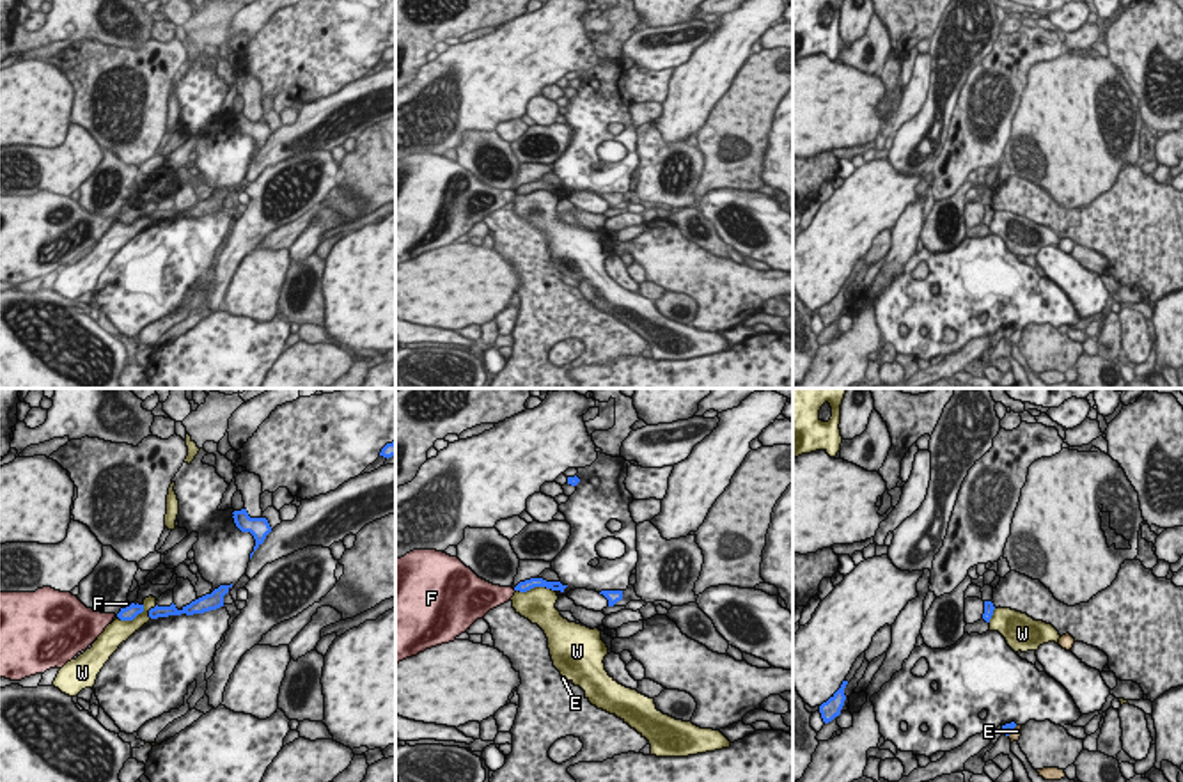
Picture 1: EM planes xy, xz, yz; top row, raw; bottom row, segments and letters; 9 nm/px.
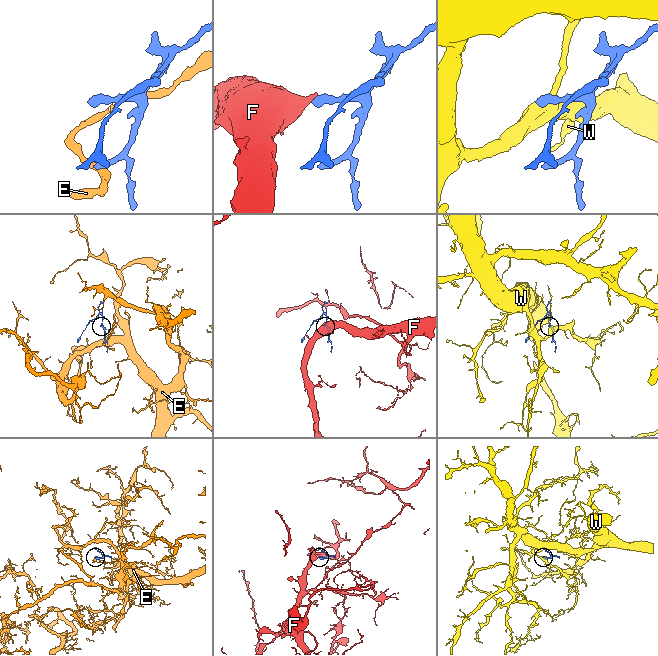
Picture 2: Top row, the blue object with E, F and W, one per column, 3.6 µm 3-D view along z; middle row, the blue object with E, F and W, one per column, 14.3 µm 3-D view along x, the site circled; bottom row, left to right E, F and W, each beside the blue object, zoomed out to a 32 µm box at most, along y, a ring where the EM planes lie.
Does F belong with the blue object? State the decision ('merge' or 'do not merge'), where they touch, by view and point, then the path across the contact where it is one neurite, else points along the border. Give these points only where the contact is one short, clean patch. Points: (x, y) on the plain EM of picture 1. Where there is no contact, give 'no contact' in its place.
do not merge; meets blue in xy at (126, 210); border along xy (132, 206), (123, 211)

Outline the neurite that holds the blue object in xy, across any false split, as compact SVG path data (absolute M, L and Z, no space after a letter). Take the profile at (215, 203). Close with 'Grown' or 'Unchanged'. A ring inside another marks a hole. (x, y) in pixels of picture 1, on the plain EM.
M220 188L218 192L215 192L211 197L206 197L195 204L192 204L190 207L183 209L181 213L176 211L176 207L172 206L170 209L154 209L149 213L149 220L151 222L158 222L158 220L168 220L168 218L193 218L193 216L204 216L209 213L216 213L220 209L223 209L223 199L229 195L231 188Z. Unchanged.

